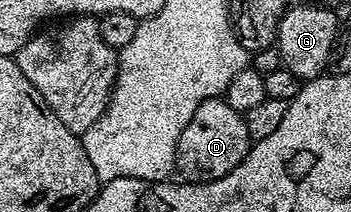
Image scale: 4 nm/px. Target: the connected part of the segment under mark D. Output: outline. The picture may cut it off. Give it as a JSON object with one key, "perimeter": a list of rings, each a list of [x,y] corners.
{"perimeter":[[[207,97],[194,111],[190,123],[186,123],[182,135],[178,135],[176,148],[175,172],[181,173],[183,180],[188,183],[213,181],[238,167],[248,154],[250,142],[244,114],[234,111],[230,103],[223,97]]]}

